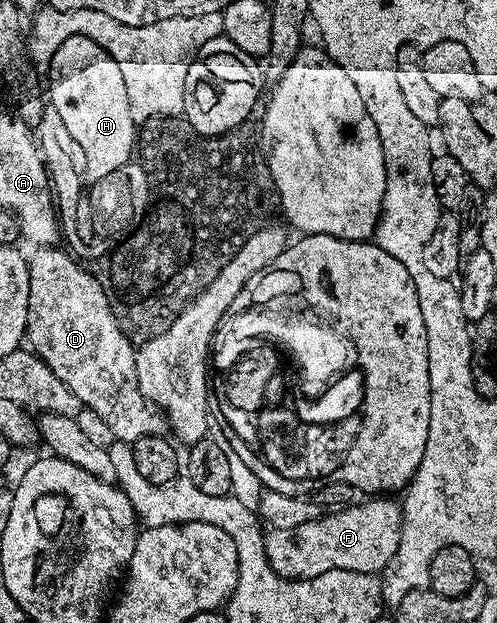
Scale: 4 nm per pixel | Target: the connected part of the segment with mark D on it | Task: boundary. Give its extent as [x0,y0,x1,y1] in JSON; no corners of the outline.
[27,246,166,444]

